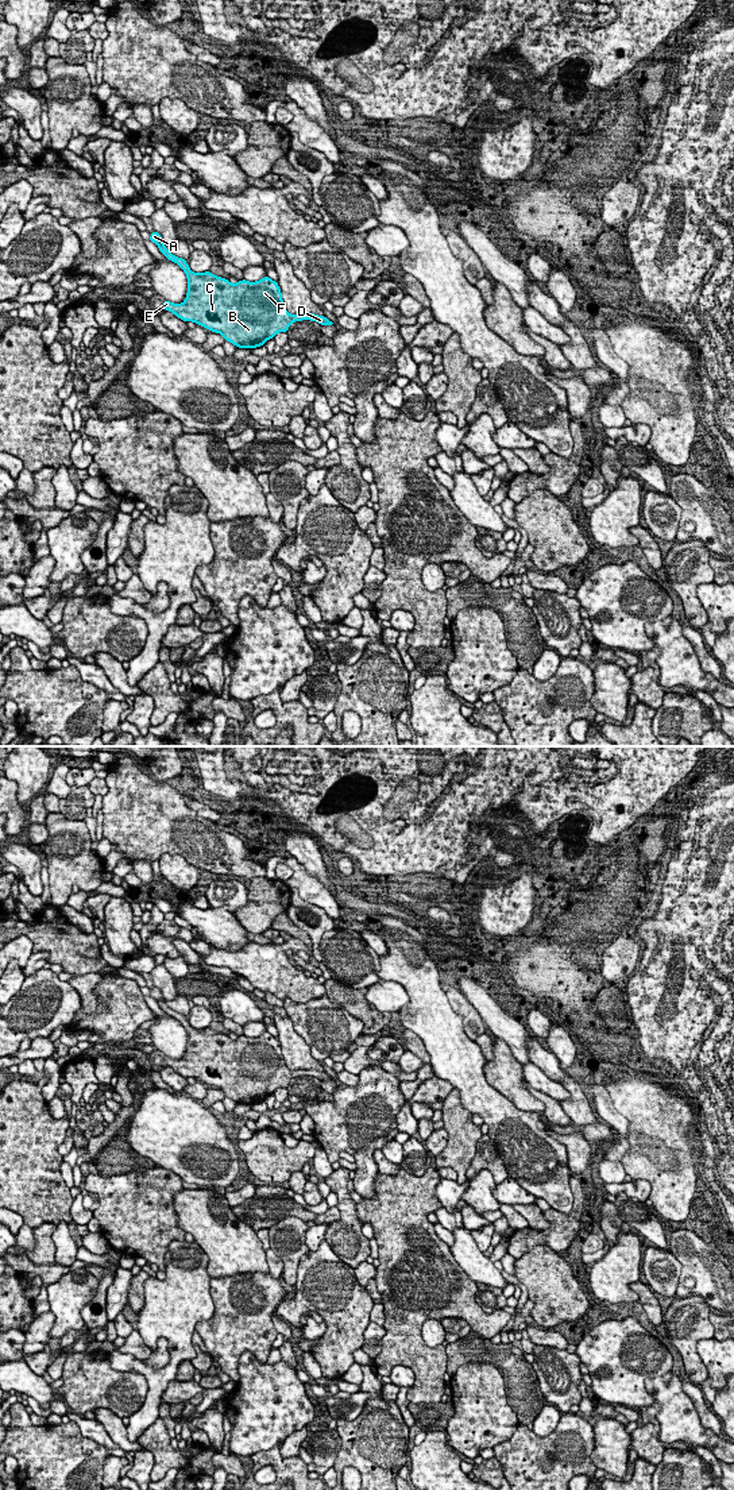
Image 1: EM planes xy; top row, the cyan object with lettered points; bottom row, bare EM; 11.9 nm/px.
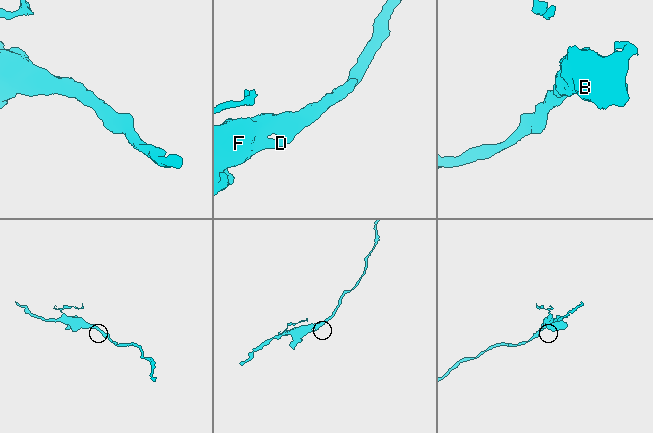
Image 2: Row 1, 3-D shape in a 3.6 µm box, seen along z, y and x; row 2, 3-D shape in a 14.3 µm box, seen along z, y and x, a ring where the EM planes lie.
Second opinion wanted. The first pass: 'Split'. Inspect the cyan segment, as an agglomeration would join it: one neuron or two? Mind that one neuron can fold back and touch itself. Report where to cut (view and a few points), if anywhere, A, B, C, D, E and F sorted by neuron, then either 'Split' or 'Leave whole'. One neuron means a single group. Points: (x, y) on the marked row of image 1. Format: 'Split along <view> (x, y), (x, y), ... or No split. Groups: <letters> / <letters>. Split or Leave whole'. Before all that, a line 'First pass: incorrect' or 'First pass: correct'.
First pass: correct
Split along xy (162, 242), (158, 244). Groups: A / B C D E F. Split

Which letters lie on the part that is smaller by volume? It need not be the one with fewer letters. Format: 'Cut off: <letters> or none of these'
Cut off: A

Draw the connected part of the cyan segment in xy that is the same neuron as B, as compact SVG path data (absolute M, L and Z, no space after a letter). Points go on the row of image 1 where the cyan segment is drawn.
M163 243L158 244L158 250L169 260L177 263L188 277L188 293L182 304L173 304L163 300L163 309L170 310L182 321L193 321L212 332L224 336L225 341L232 343L237 348L256 348L278 332L287 332L291 323L310 320L321 325L332 325L325 316L314 313L290 314L283 304L282 293L275 281L263 277L256 282L246 279L231 283L227 278L217 277L210 271L193 273L185 259L173 255Z

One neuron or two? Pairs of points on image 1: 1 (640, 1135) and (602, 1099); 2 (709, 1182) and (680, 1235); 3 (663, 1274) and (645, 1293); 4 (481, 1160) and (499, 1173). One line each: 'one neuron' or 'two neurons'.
1: two neurons
2: two neurons
3: two neurons
4: one neuron

